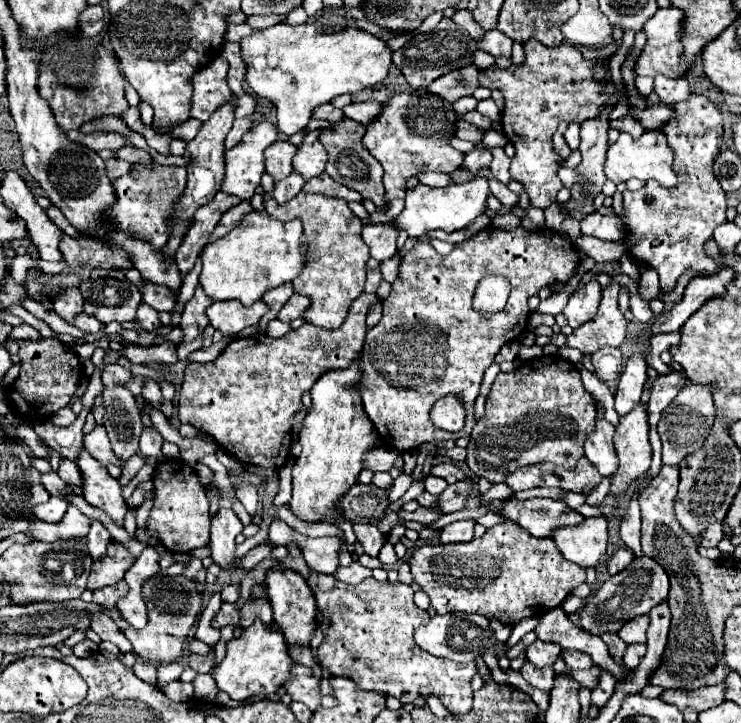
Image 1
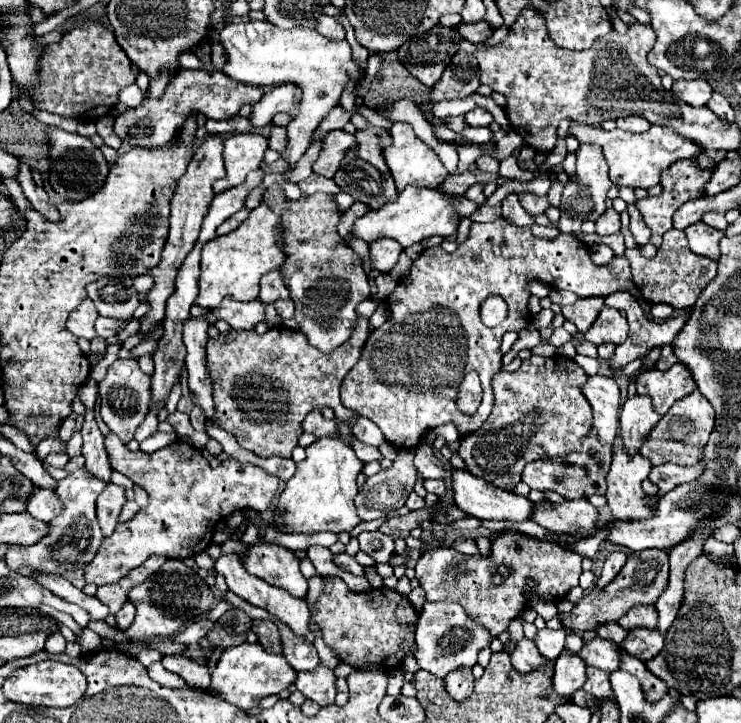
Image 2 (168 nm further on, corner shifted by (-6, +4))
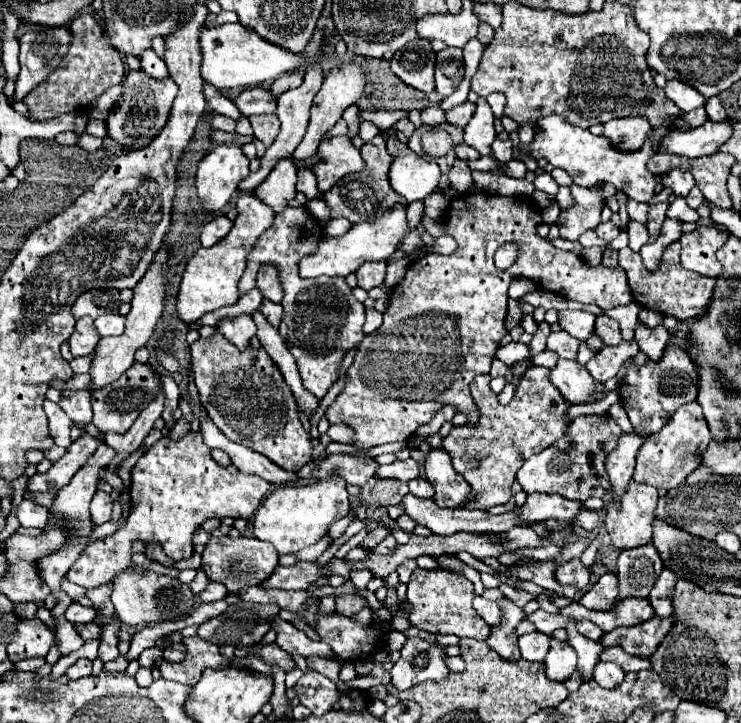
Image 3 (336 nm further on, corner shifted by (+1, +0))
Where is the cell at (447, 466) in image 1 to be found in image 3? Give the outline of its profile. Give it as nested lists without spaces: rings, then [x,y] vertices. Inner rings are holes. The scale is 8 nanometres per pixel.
[[[415,459],[407,461],[395,461],[391,465],[381,465],[377,469],[377,475],[383,479],[399,479],[399,481],[411,481],[421,475],[421,465]]]

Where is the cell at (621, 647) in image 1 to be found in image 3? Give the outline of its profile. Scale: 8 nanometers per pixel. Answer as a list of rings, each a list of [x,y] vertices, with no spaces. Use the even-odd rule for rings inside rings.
[[[583,619],[583,621],[577,623],[577,631],[579,631],[581,635],[593,639],[593,641],[599,641],[599,639],[603,637],[603,631],[601,631],[595,623],[591,623],[591,621],[587,621],[587,619]]]

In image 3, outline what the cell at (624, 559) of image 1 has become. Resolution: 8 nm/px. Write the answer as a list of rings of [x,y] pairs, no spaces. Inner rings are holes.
[[[605,573],[599,577],[599,581],[581,597],[581,605],[587,609],[597,609],[597,611],[607,611],[615,605],[617,599],[617,575],[615,573]]]

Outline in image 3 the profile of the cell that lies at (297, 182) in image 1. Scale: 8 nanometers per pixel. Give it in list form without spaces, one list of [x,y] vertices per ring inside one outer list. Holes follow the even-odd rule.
[[[341,65],[341,67],[335,67],[323,81],[319,93],[315,95],[313,99],[313,107],[311,107],[311,119],[309,119],[309,127],[307,127],[307,133],[303,137],[303,141],[297,145],[297,149],[293,151],[293,157],[295,161],[305,161],[309,157],[313,157],[317,153],[317,147],[321,143],[321,139],[327,135],[327,131],[341,119],[343,111],[357,103],[357,99],[361,97],[363,93],[363,87],[365,87],[365,79],[363,79],[363,69],[359,69],[357,65]]]

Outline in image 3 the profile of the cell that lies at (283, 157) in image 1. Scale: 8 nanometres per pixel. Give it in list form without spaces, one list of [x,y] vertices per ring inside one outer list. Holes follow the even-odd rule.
[[[251,115],[249,121],[251,121],[251,125],[253,125],[255,137],[257,137],[265,147],[273,145],[273,141],[275,141],[277,135],[279,135],[279,127],[281,127],[277,115]]]

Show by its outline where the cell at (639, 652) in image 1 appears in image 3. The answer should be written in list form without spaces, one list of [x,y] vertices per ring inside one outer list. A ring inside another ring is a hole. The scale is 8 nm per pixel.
[[[653,617],[633,627],[617,627],[605,633],[601,643],[605,647],[619,645],[625,653],[635,655],[635,657],[649,657],[653,655],[655,647],[663,641],[663,635],[667,635],[673,621],[675,621],[673,617],[667,617],[667,619]]]

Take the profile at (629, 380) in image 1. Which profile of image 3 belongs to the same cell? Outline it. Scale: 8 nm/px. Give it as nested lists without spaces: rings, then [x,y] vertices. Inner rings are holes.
[[[631,431],[631,433],[621,433],[617,447],[609,453],[607,457],[607,473],[609,473],[609,481],[613,485],[613,497],[619,499],[619,495],[623,495],[623,491],[627,489],[627,483],[631,481],[633,469],[635,469],[635,455],[637,449],[643,445],[647,437]]]

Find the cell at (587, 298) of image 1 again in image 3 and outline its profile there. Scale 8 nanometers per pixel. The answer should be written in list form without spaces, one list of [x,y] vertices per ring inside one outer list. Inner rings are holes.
[[[561,311],[559,313],[559,325],[569,335],[573,335],[579,341],[585,341],[593,333],[595,315],[587,311]]]

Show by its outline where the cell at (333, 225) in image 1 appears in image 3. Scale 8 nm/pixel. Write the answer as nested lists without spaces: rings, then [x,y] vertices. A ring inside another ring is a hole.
[[[287,207],[281,215],[275,217],[273,227],[257,239],[239,287],[241,295],[253,289],[253,281],[261,265],[273,265],[279,269],[279,279],[285,293],[281,301],[285,315],[281,319],[279,333],[297,361],[305,389],[323,399],[329,387],[337,381],[337,371],[343,355],[357,347],[365,337],[365,307],[353,297],[345,277],[329,277],[325,283],[319,283],[319,279],[303,279],[299,275],[299,261],[311,255],[323,239],[323,227],[309,215],[303,223],[303,211],[305,207]]]

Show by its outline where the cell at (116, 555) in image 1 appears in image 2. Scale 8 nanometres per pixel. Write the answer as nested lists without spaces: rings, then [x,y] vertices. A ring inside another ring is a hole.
[[[110,433],[106,437],[106,451],[114,471],[124,473],[128,479],[140,485],[148,493],[150,503],[140,509],[132,521],[118,523],[116,531],[102,539],[94,561],[90,561],[84,571],[86,583],[94,585],[120,581],[150,555],[186,559],[202,553],[212,543],[218,521],[235,511],[252,509],[262,513],[270,509],[278,489],[276,475],[236,459],[220,463],[216,469],[212,469],[200,449],[182,441],[170,443],[164,449],[148,455],[142,451],[130,451],[114,433]]]

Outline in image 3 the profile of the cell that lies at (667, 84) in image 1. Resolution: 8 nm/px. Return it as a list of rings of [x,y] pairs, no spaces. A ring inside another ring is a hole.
[[[675,79],[667,81],[665,93],[685,113],[695,111],[695,109],[699,109],[699,107],[705,105],[705,97],[699,91],[695,91],[691,85],[683,83],[683,81],[675,81]]]

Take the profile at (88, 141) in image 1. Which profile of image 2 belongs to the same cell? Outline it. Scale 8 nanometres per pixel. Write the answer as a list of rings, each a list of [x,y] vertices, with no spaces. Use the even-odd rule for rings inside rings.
[[[180,69],[174,79],[166,85],[166,91],[160,99],[152,97],[150,91],[144,93],[144,101],[134,107],[124,111],[122,115],[116,117],[114,131],[116,135],[124,141],[130,143],[132,147],[164,147],[174,139],[178,129],[182,127],[184,119],[196,111],[204,113],[208,119],[230,119],[238,115],[242,105],[252,105],[258,103],[258,99],[264,95],[262,87],[250,87],[244,83],[238,83],[224,75],[222,71],[204,71],[204,69]]]

